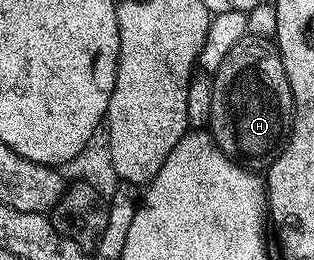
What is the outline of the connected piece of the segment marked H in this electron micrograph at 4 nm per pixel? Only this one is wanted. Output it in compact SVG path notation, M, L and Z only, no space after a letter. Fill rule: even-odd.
M254 35L243 37L231 48L229 55L221 59L221 67L213 70L211 86L213 107L209 132L219 148L229 157L242 158L251 167L272 165L291 138L291 123L295 120L293 91L289 87L278 44ZM243 73L251 84L247 93L255 101L243 101Z

